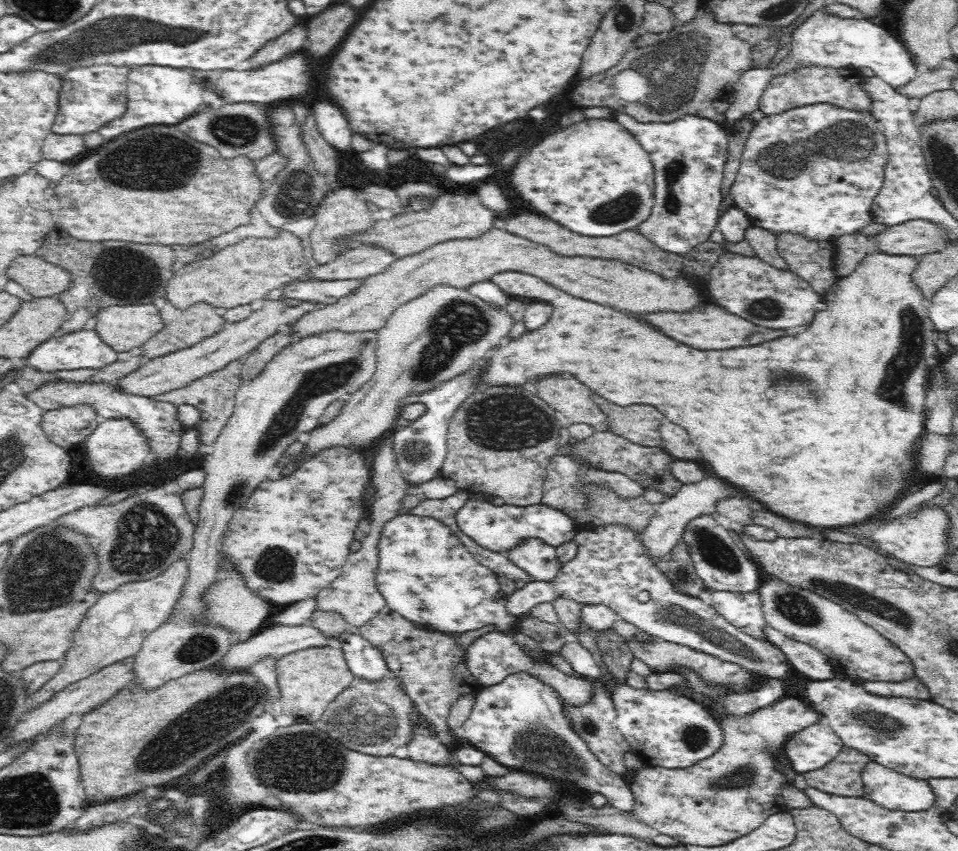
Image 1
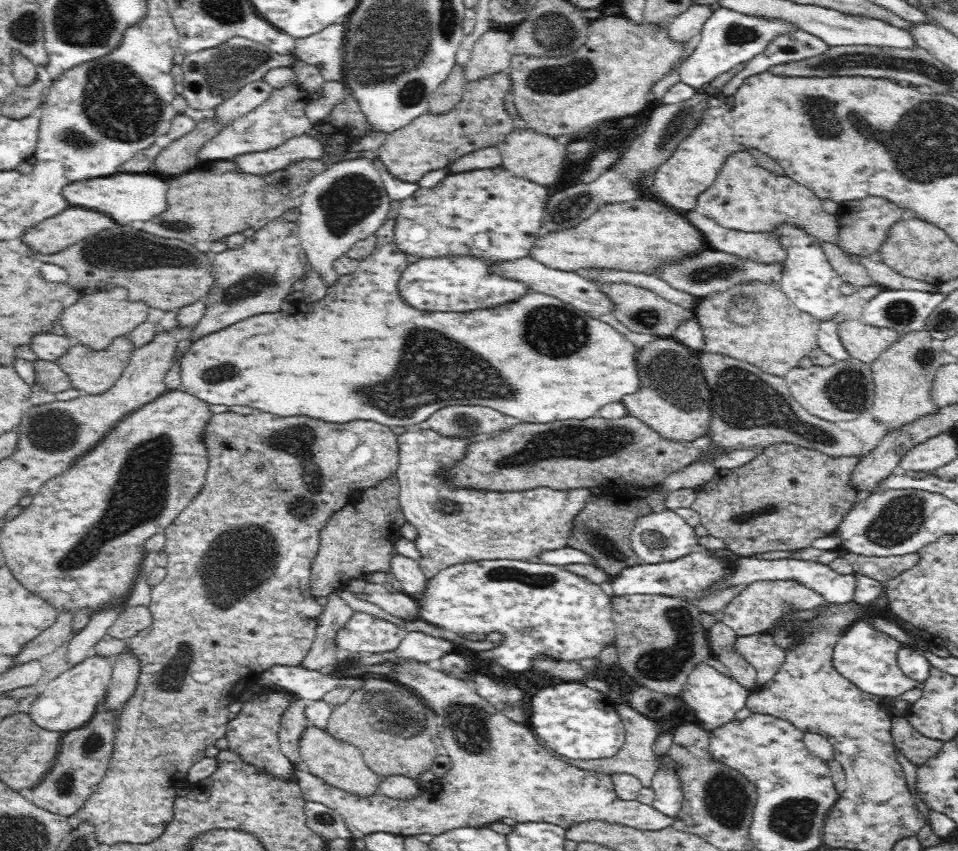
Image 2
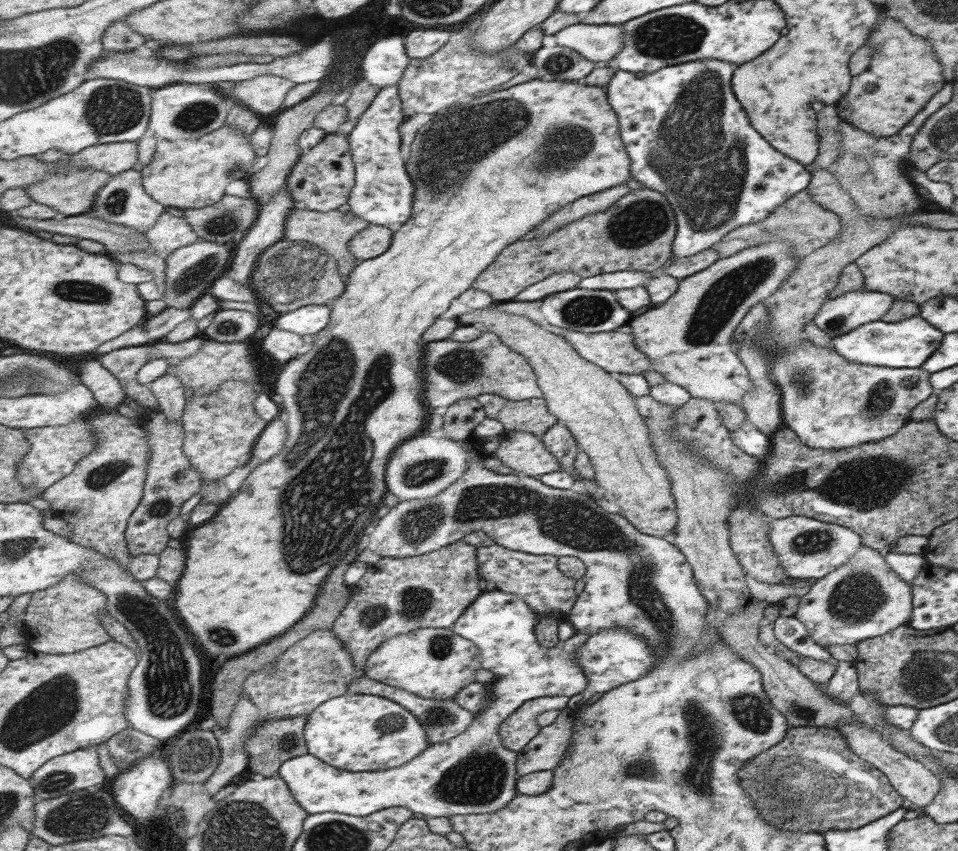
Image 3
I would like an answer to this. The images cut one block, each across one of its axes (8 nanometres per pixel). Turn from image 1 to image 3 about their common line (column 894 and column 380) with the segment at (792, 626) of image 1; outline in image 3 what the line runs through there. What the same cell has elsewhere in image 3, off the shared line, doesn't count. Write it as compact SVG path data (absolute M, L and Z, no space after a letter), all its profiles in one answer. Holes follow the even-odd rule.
M418 628L406 634L397 634L383 642L362 666L366 678L376 679L387 686L412 691L422 698L454 699L466 686L476 683L476 673L483 668L481 650L470 639L454 634L450 628Z

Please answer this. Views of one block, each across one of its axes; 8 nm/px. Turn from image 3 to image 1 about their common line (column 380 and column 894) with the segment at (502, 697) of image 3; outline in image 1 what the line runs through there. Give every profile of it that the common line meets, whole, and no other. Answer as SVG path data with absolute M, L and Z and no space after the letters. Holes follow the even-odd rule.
M868 760L862 769L861 780L863 782L863 796L873 800L882 808L898 809L904 814L919 814L936 808L937 798L928 781L900 774L872 760Z

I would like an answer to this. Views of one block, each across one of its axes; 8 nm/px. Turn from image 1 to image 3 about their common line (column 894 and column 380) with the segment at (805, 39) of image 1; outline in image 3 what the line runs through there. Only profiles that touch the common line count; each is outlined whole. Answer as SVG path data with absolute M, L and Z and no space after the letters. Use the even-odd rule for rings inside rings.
M404 34L377 36L363 55L360 70L370 85L379 89L400 83L411 58L406 54Z

